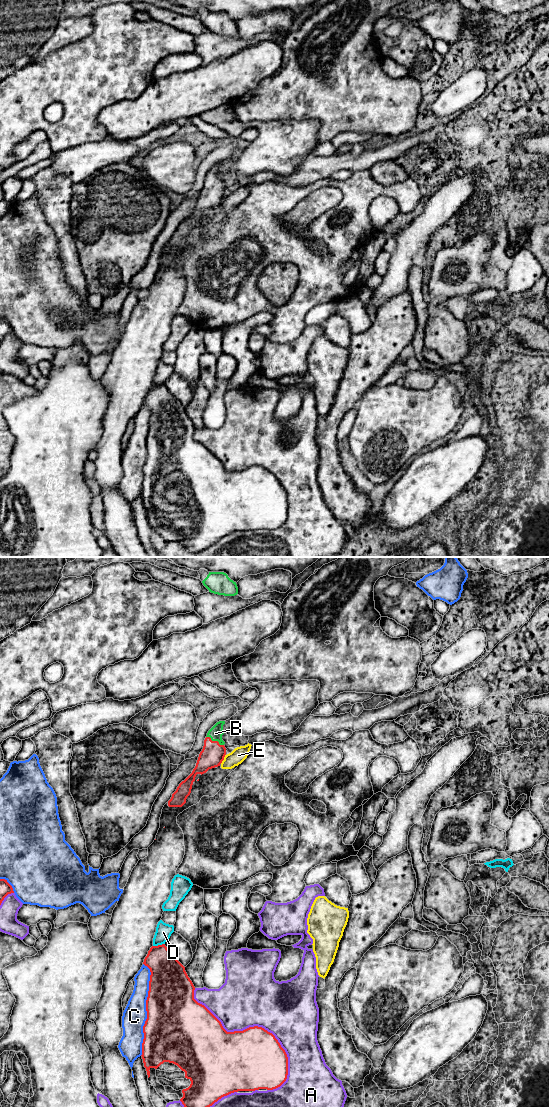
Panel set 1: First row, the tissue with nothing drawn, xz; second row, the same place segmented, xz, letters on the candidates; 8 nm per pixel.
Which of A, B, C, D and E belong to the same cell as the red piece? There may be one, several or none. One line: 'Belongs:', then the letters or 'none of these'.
Belongs: B

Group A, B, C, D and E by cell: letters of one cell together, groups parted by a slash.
A / B / C / D / E

